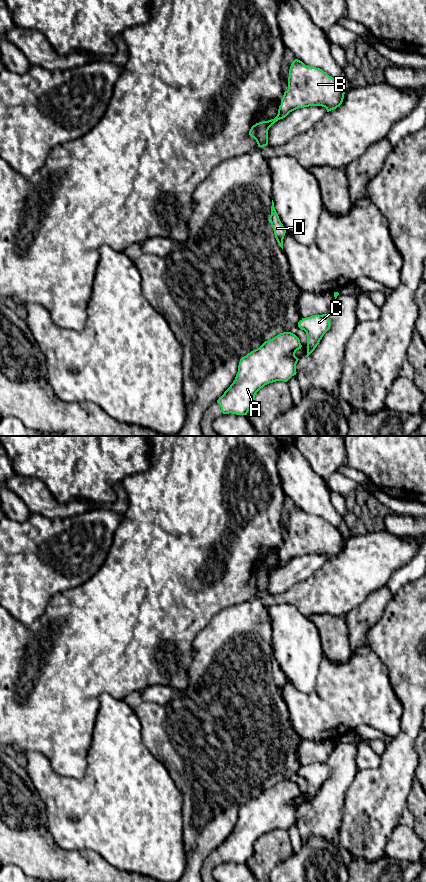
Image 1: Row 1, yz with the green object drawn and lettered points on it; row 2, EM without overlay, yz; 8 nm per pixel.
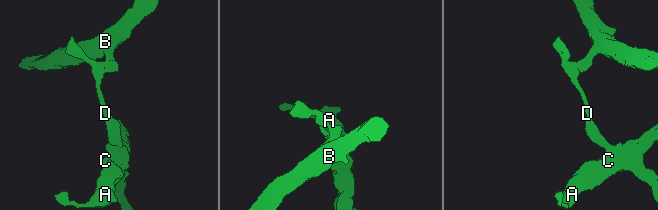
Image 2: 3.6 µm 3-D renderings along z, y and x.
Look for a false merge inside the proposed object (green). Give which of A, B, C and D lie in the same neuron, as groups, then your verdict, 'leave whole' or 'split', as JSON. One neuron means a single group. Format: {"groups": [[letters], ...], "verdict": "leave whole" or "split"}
{"groups": [["A", "C", "D"], ["B"]], "verdict": "split"}

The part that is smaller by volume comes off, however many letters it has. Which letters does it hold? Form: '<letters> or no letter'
A, C, D

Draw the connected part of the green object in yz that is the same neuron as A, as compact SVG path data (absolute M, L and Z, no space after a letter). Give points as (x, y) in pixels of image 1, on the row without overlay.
M283 780L242 805L235 828L217 848L221 860L247 863L261 836L276 829L287 830L296 823L299 807L295 801L301 795L295 782Z

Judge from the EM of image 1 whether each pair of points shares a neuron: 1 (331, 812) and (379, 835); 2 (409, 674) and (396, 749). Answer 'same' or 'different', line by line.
1: different
2: same

